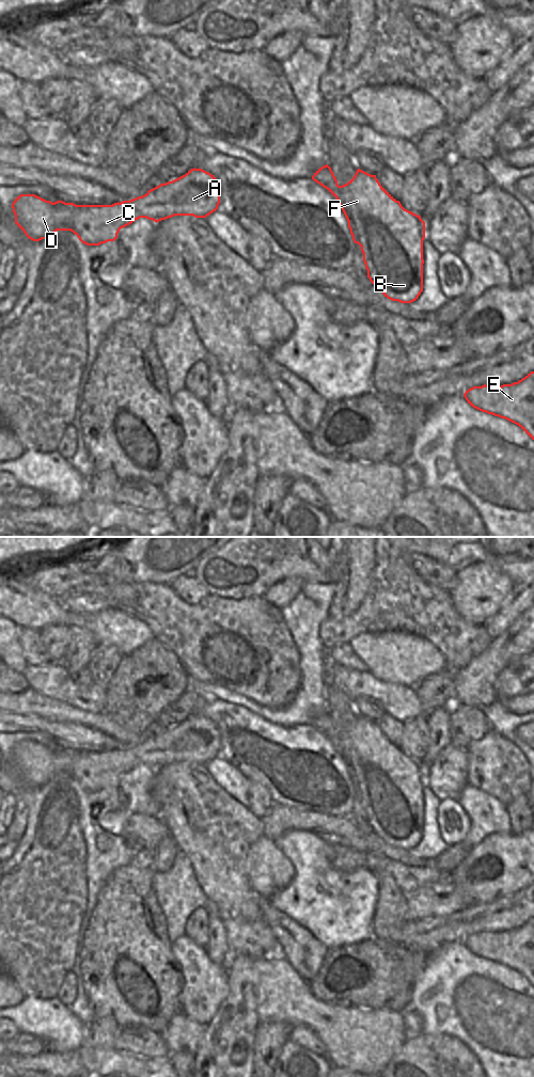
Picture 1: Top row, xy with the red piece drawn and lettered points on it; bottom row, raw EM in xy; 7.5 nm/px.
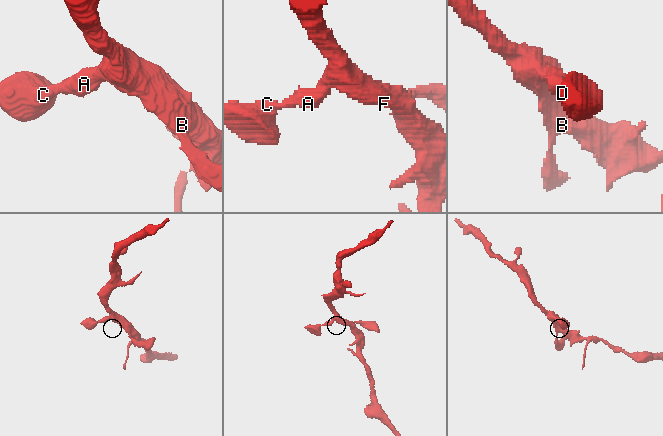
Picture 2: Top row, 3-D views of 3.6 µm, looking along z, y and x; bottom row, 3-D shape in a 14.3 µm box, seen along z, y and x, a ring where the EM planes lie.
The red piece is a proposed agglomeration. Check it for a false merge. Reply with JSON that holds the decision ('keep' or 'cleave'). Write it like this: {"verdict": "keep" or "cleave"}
{"verdict": "keep"}

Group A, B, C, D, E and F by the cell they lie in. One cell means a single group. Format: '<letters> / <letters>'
A B C D E F

